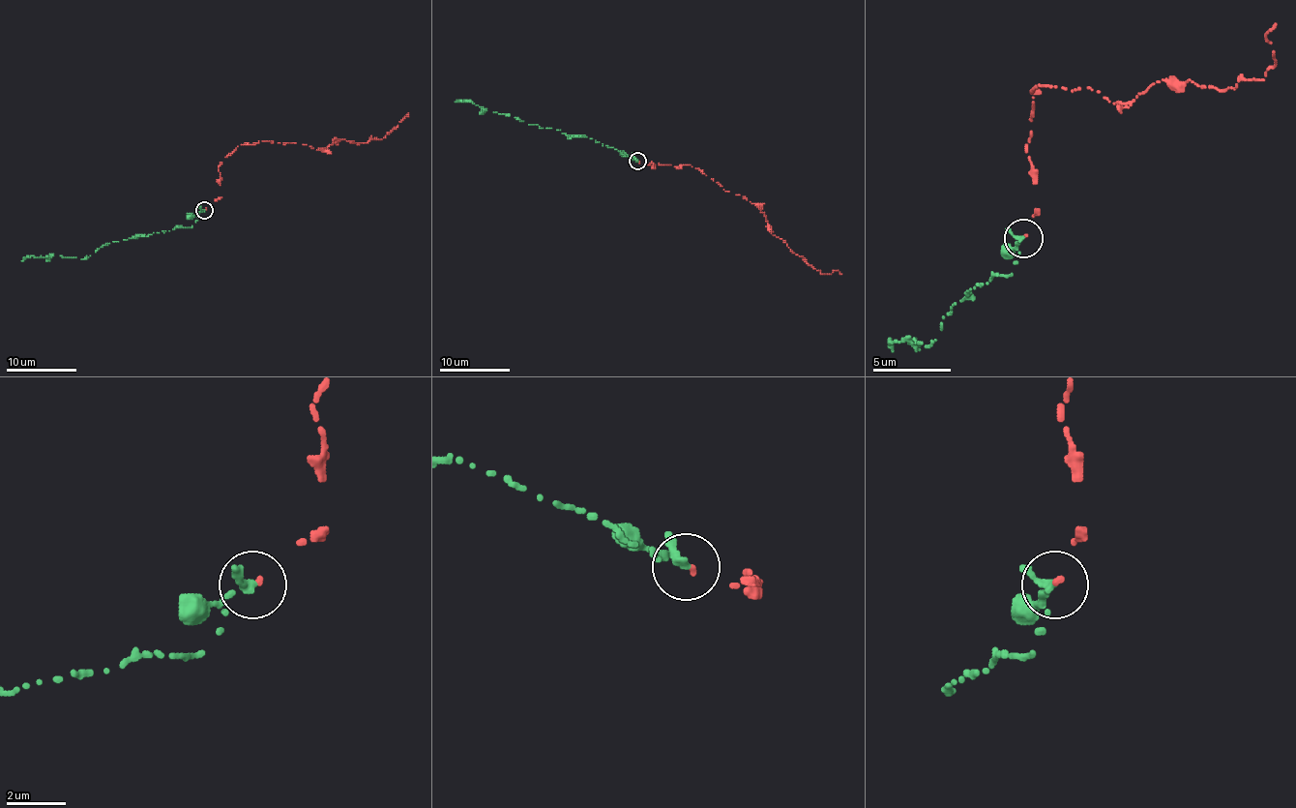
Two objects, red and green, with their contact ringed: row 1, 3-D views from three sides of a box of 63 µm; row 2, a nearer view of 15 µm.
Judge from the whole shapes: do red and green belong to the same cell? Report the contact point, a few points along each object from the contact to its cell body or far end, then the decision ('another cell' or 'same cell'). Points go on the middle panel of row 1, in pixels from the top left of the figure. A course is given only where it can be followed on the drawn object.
(637, 161) | red via (637, 162), (699, 168), (725, 192), (753, 203), (768, 222), (768, 230), (815, 269), (841, 274) | green via (637, 162), (586, 136), (566, 134), (560, 130), (483, 110), (465, 102), (455, 102) | same cell

